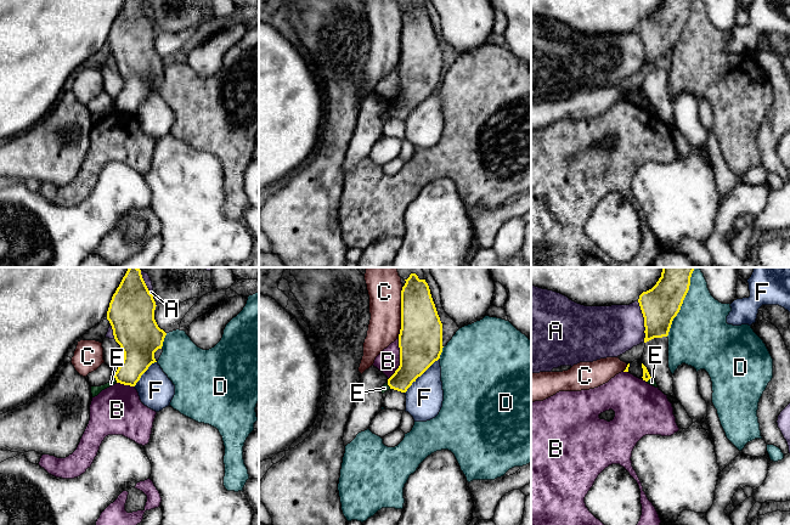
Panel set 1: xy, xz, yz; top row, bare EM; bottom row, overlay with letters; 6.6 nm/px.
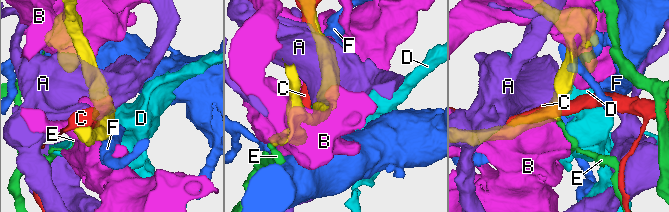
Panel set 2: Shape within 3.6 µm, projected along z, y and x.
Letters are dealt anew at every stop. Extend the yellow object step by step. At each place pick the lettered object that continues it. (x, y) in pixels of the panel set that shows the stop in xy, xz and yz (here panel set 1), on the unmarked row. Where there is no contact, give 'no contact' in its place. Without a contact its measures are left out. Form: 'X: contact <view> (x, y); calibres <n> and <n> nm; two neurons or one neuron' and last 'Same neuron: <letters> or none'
A: contact yz (644, 50); calibres 240 and 340 nm; two neurons
B: contact xz (400, 86); calibres 280 and 160 nm; two neurons
C: contact xz (401, 39); calibres 280 and 220 nm; two neurons
D: contact yz (682, 30); calibres 240 and 400 nm; two neurons
E: contact xy (116, 107); calibres 220 and 60 nm; two neurons
F: contact xz (419, 103); calibres 280 and 240 nm; two neurons
Same neuron: none

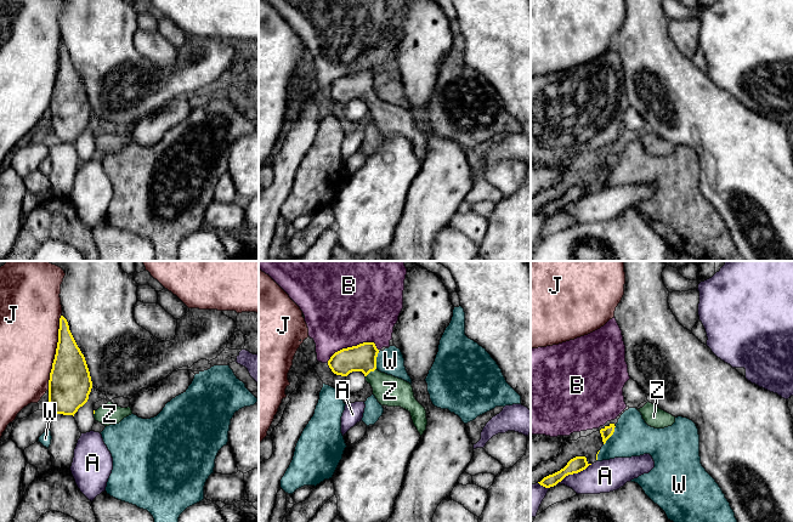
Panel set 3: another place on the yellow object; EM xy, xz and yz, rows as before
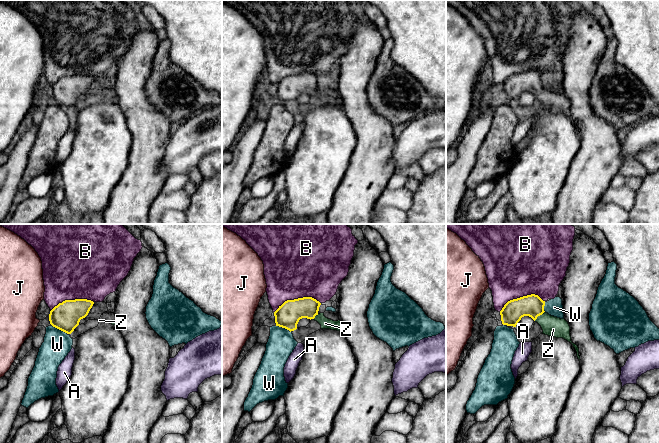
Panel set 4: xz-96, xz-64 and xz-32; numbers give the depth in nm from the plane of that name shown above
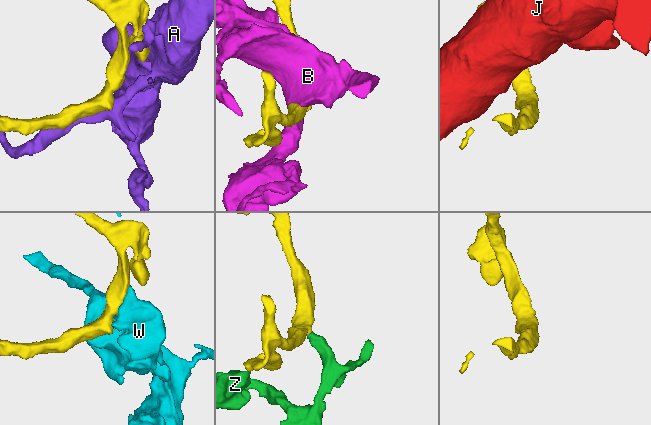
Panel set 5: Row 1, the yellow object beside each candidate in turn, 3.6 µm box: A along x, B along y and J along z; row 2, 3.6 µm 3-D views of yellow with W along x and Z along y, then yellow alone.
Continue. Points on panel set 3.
A: contact yz (565, 204); calibres 100 and 200 nm; two neurons
B: contact xz (352, 74); calibres 180 and 500 nm; two neurons
J: contact xy (56, 80); calibres 280 and 380 nm; two neurons
W: contact yz (611, 163); calibres 70 and 260 nm; two neurons
Z: contact xz (370, 98); calibres 180 and 200 nm; one neuron
Same neuron: Z

